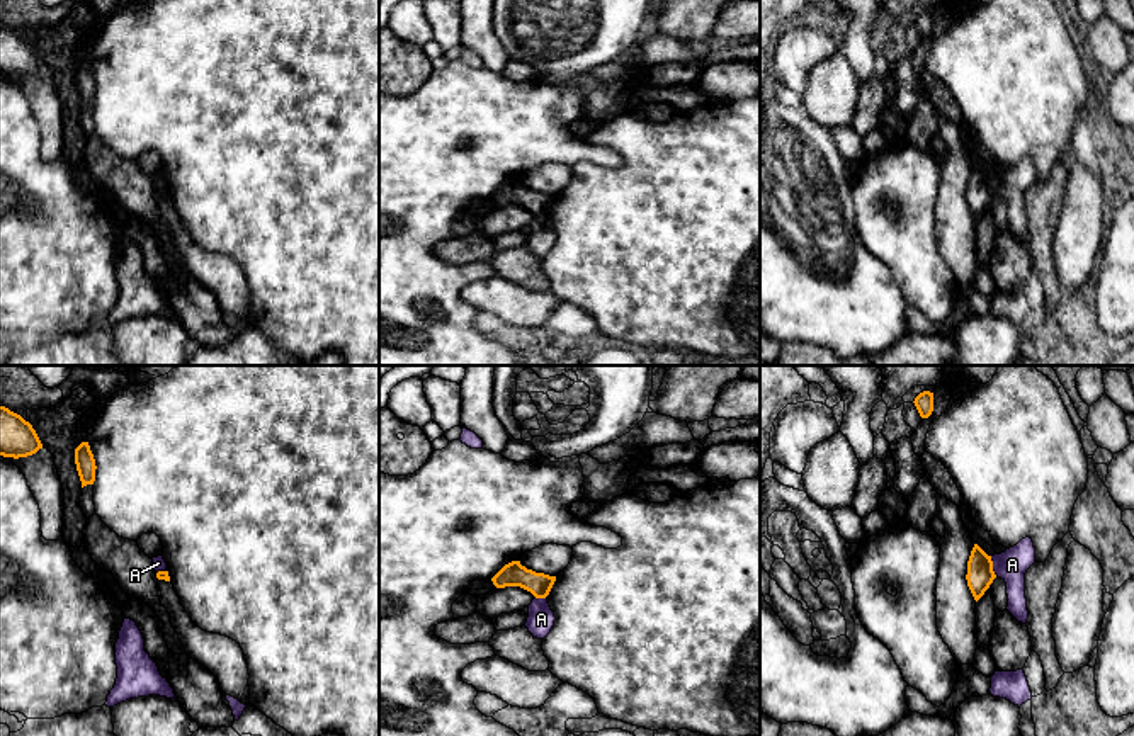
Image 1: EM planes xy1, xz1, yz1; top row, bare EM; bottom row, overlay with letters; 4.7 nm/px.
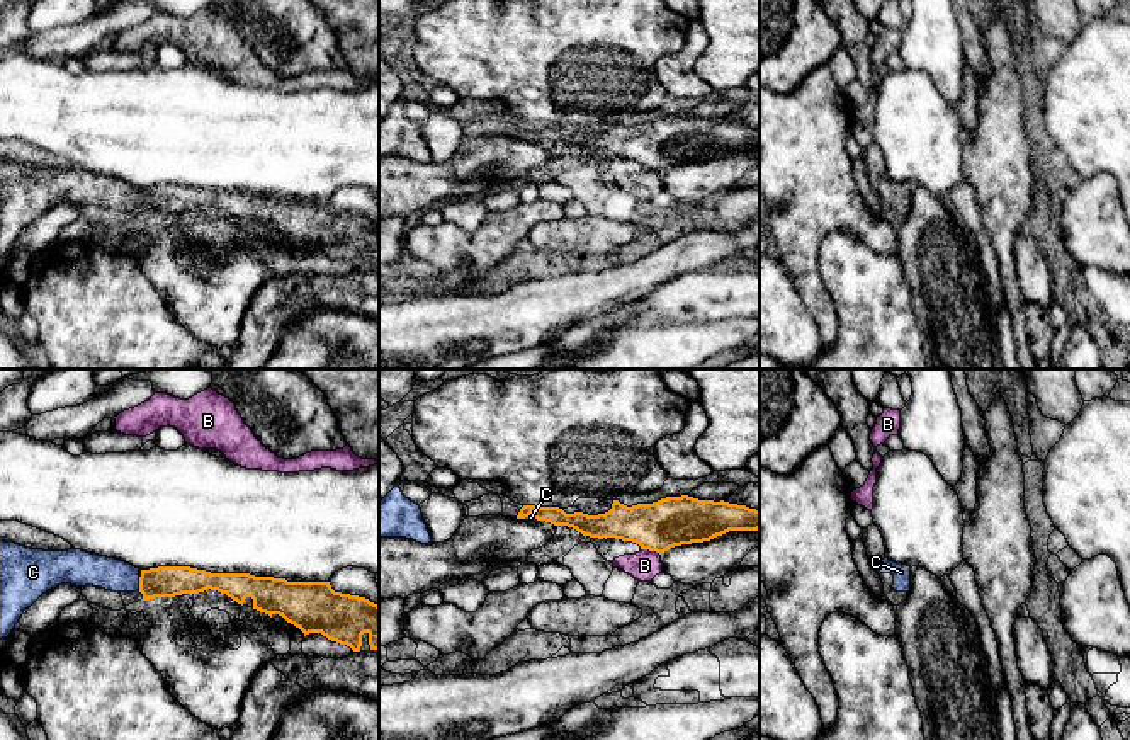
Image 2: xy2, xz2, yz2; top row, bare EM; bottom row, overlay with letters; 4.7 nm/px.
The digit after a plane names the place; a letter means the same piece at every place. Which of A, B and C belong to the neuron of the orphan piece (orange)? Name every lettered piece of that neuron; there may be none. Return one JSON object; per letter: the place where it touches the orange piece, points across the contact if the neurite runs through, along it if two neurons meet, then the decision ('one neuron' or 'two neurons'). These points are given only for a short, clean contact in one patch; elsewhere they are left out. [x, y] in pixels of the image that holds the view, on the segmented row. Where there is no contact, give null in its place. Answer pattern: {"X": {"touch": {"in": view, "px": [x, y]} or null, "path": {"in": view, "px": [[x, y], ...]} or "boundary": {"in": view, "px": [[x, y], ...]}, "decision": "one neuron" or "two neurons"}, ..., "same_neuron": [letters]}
{"A": {"touch": {"in": "yz1", "px": [992, 566]}, "boundary": {"in": "yz1", "px": [[990, 556], [997, 575]]}, "decision": "two neurons"}, "B": {"touch": {"in": "xz2", "px": [651, 550]}, "boundary": {"in": "xz2", "px": [[641, 548], [660, 555]]}, "decision": "two neurons"}, "C": {"touch": {"in": "xy2", "px": [140, 584]}, "path": {"in": "xy2", "px": [[165, 580], [140, 584], [102, 572]]}, "decision": "one neuron"}, "same_neuron": ["C"]}

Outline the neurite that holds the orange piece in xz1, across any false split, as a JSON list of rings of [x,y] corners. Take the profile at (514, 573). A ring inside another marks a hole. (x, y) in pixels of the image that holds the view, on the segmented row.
[[[512,561],[505,564],[493,578],[496,588],[520,586],[530,592],[536,598],[546,598],[556,581],[556,576],[544,573],[536,573],[520,564],[520,561]]]

